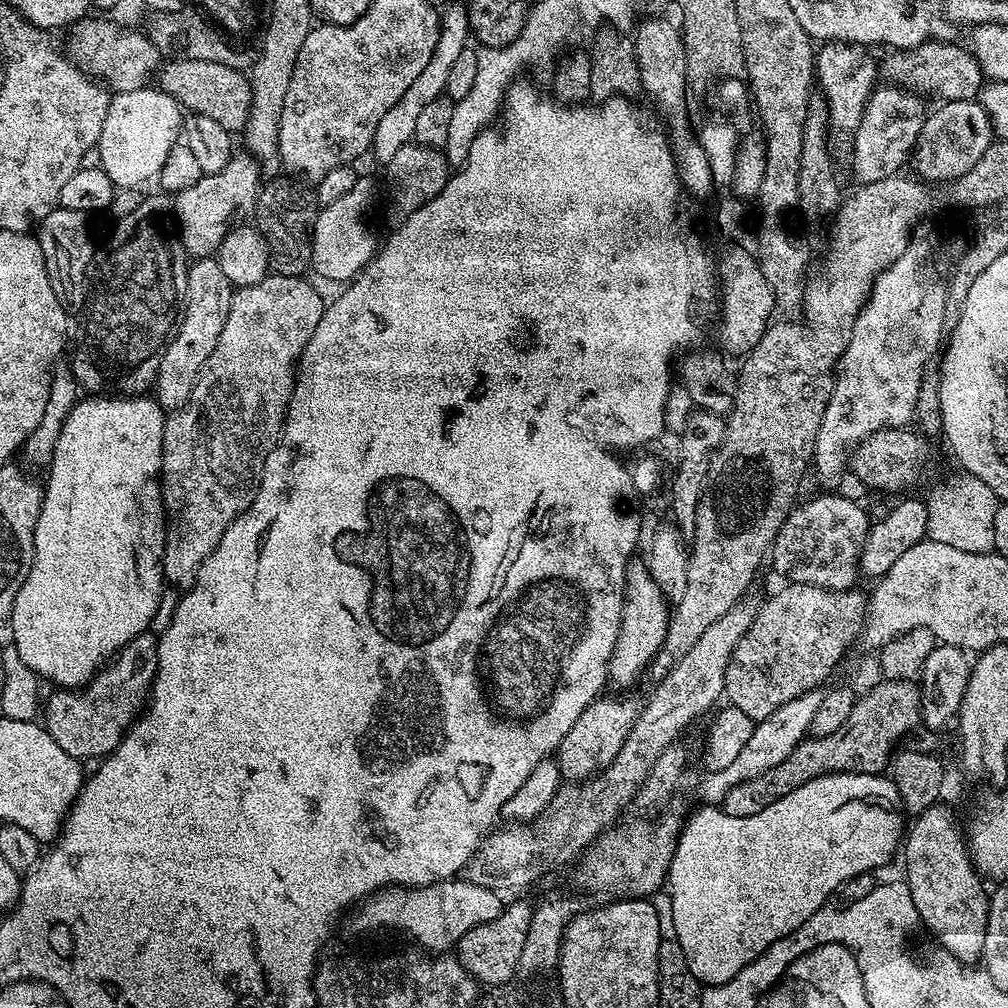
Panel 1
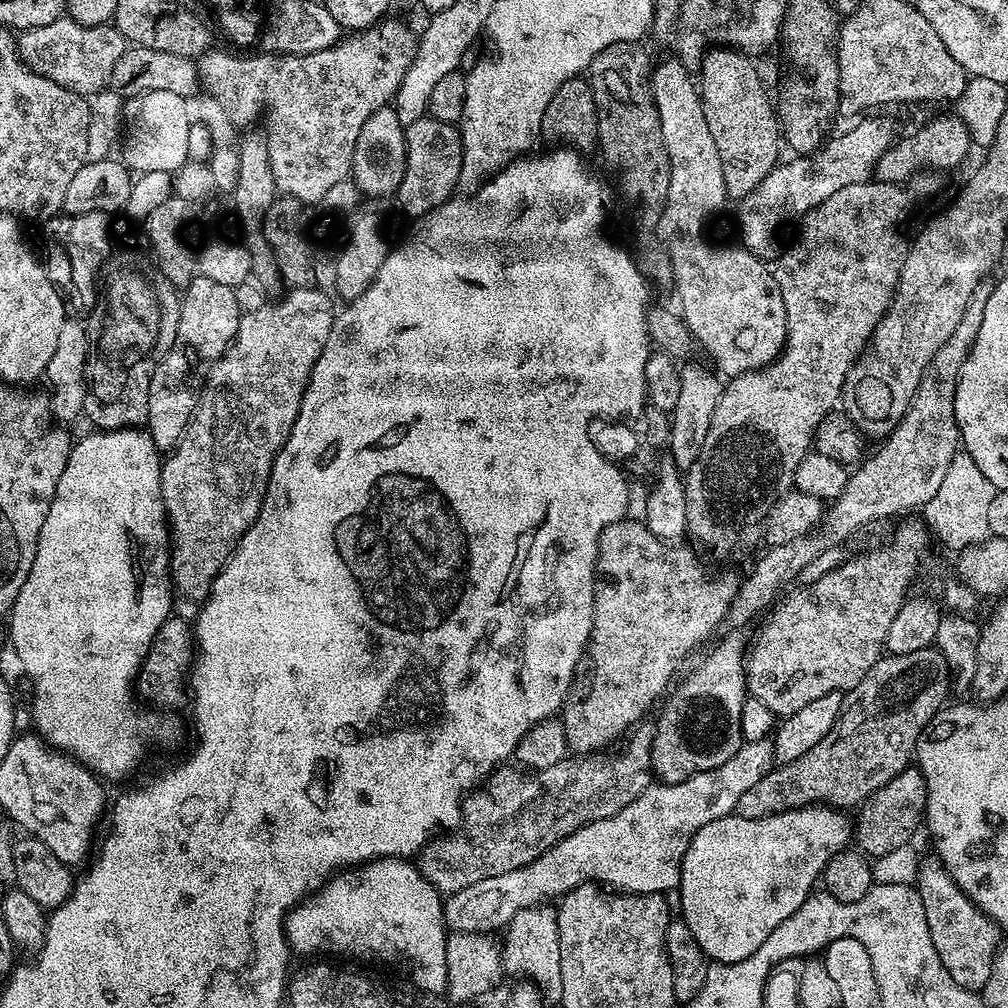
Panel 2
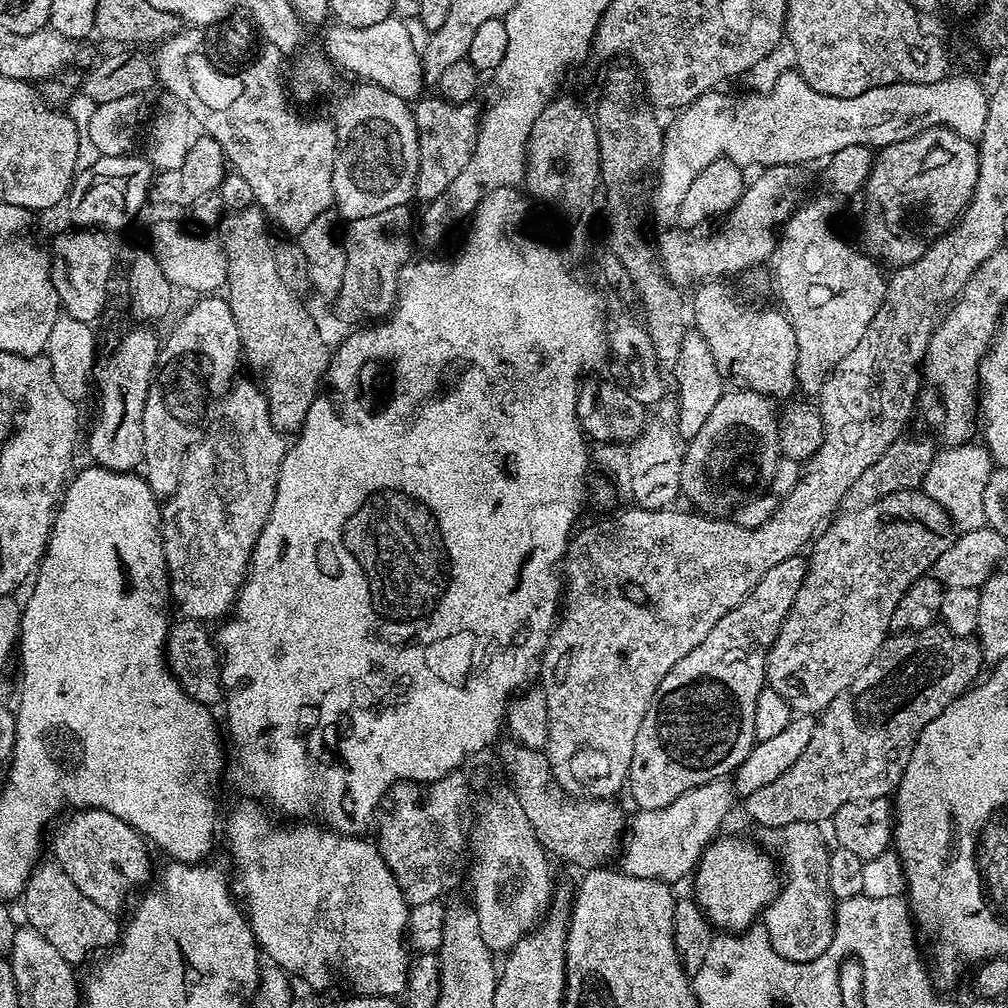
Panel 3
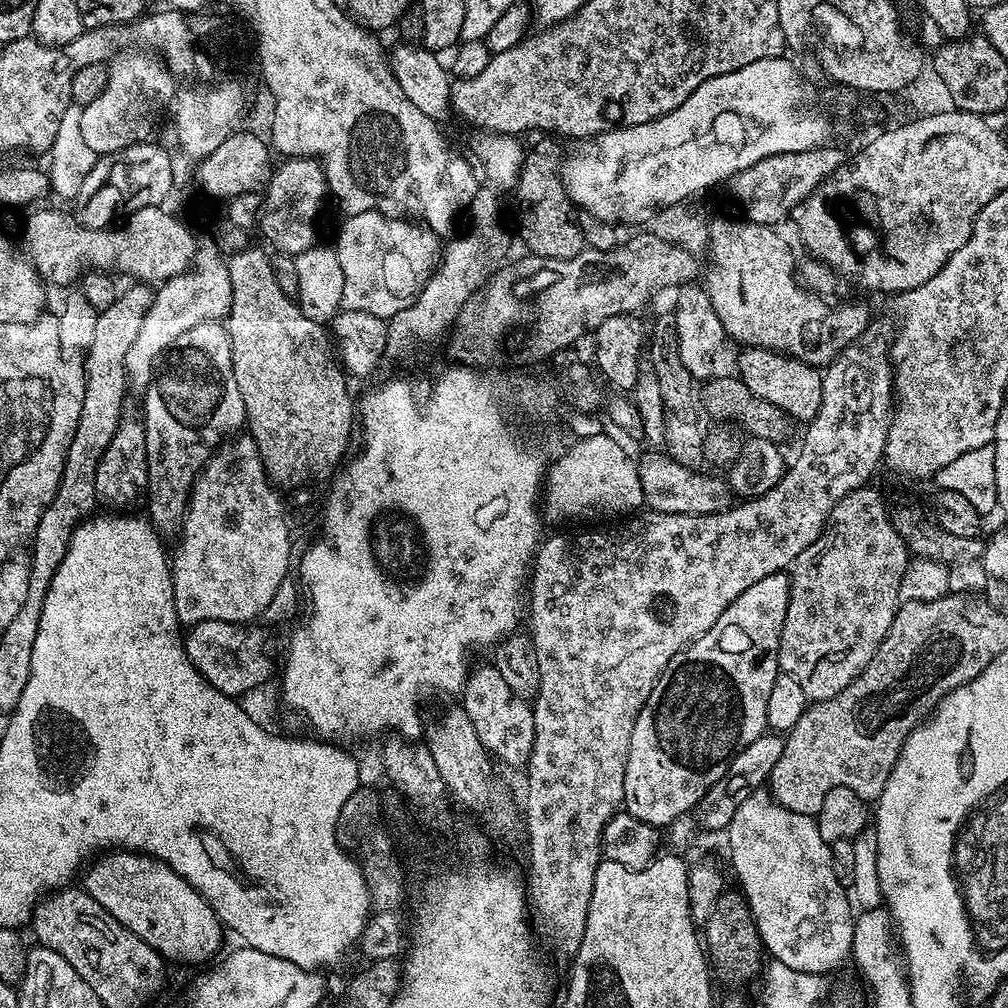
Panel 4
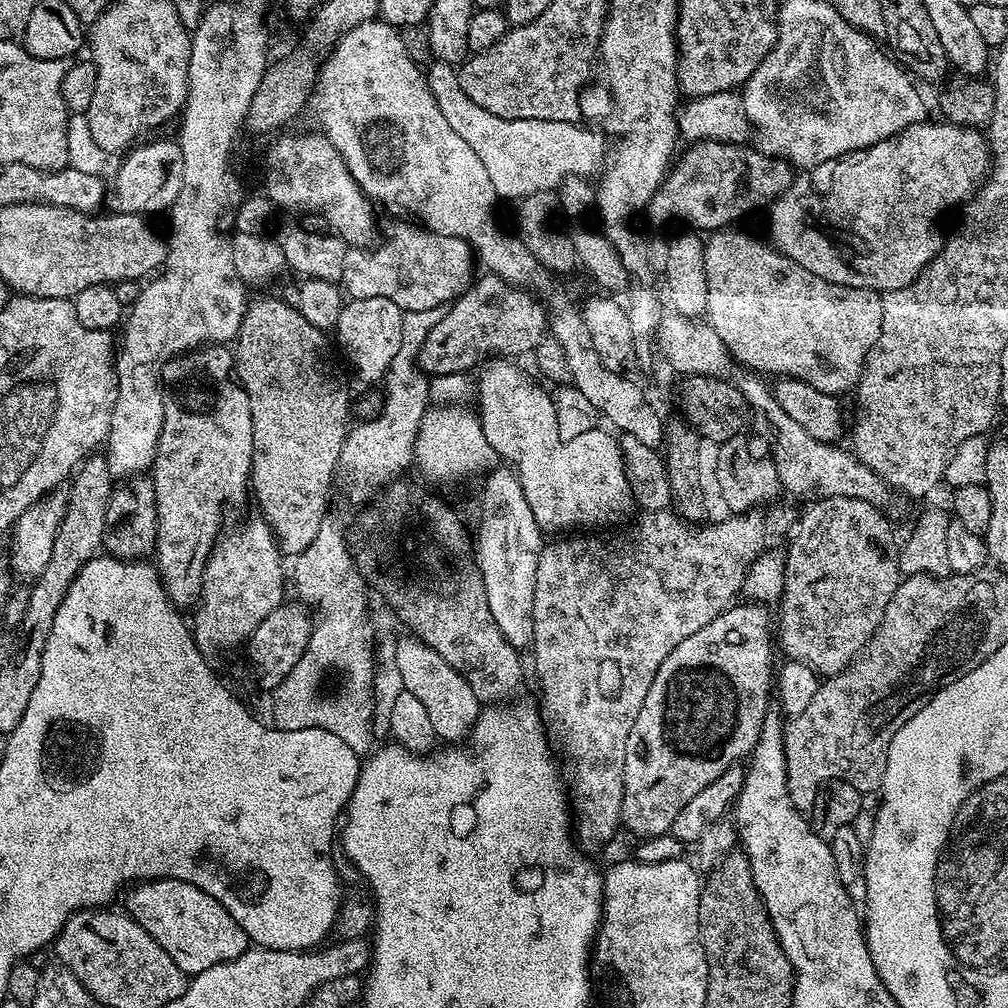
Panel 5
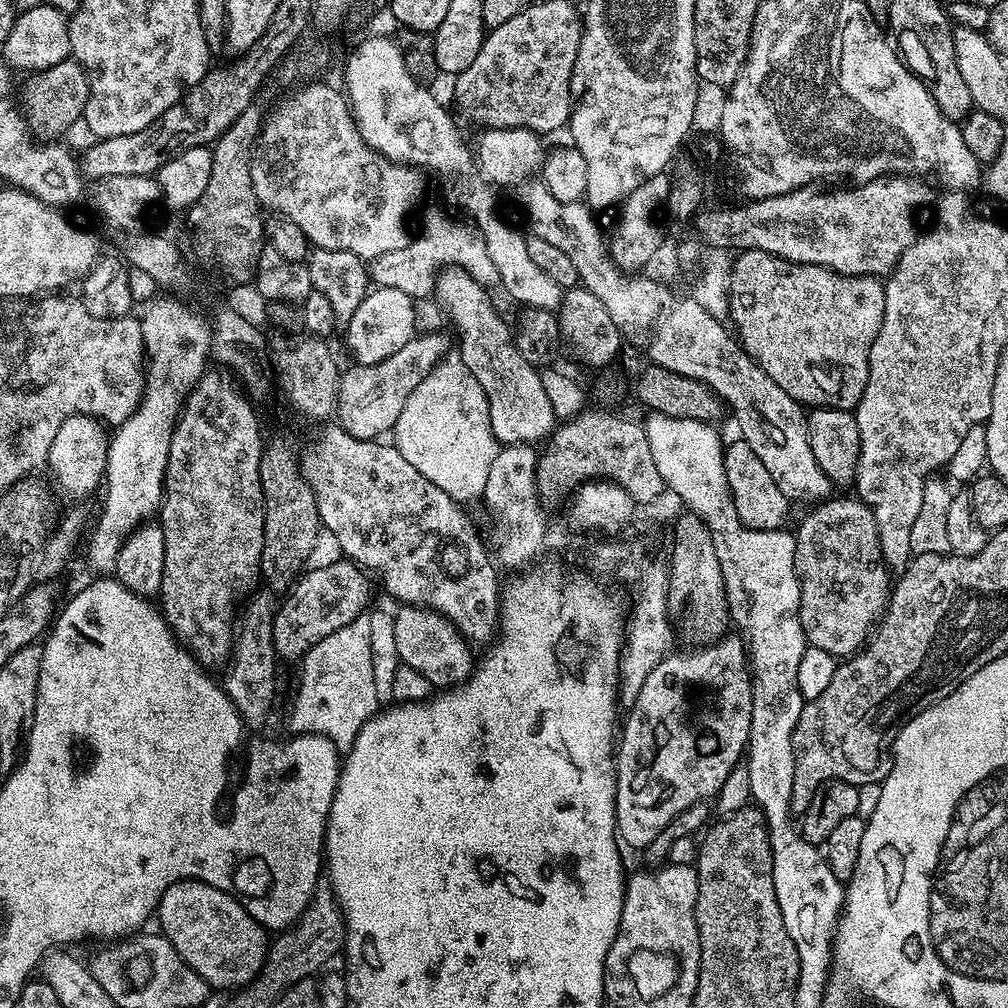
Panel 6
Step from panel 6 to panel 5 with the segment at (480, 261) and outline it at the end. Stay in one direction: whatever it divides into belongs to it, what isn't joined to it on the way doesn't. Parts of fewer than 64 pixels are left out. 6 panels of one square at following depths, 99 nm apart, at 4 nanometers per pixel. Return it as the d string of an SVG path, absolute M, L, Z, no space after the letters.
M410 226L398 227L375 251L355 246L345 251L342 284L351 299L385 296L405 312L428 310L451 303L471 285L474 250L470 244Z

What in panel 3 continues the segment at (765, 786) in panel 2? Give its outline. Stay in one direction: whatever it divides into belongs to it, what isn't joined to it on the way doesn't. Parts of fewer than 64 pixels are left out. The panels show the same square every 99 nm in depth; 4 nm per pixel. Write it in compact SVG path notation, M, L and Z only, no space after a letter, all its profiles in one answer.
M943 626L924 628L921 632L902 632L889 635L883 646L880 647L880 653L876 655L876 659L870 661L866 670L862 670L862 674L858 674L858 678L854 678L854 682L850 686L846 686L846 690L842 690L842 694L838 694L838 698L834 698L834 702L830 702L830 706L819 713L814 738L810 738L810 746L806 746L802 758L798 758L798 762L794 762L794 766L790 766L790 770L786 770L786 774L774 778L774 782L762 786L762 790L754 790L754 794L750 794L743 801L749 818L760 828L781 828L782 826L790 826L794 822L820 824L821 822L831 821L832 815L842 806L846 806L846 802L883 800L891 797L900 784L902 774L910 762L912 751L922 734L922 730L926 730L926 726L930 726L930 722L934 722L934 718L938 718L938 714L942 714L942 710L946 710L946 706L950 706L950 702L959 700L969 688L977 683L978 677L981 675L980 664L983 665L984 663L984 653L975 639L956 636L950 629Z

